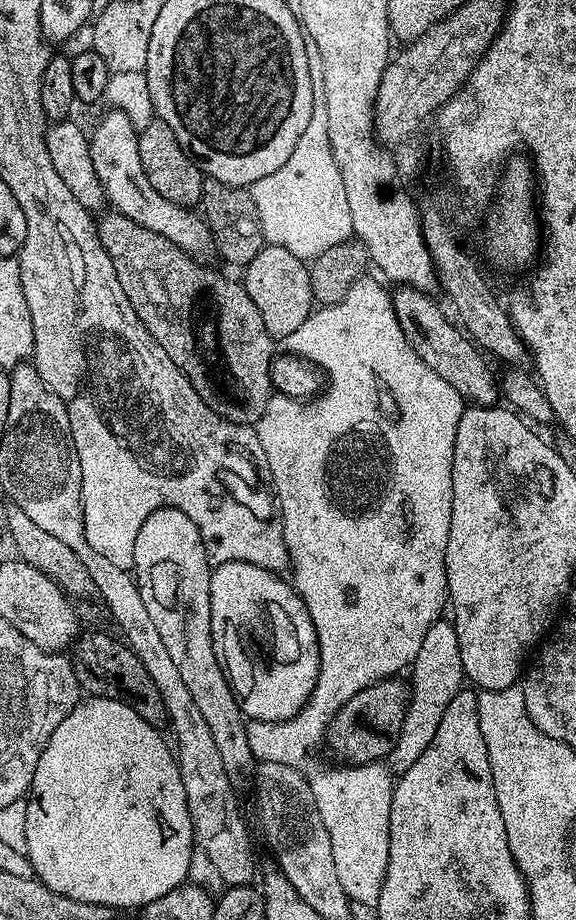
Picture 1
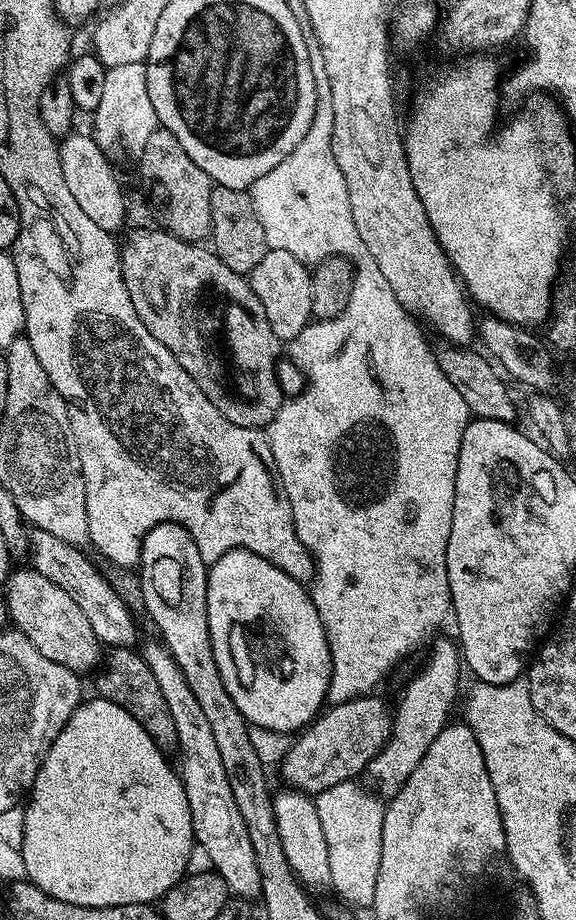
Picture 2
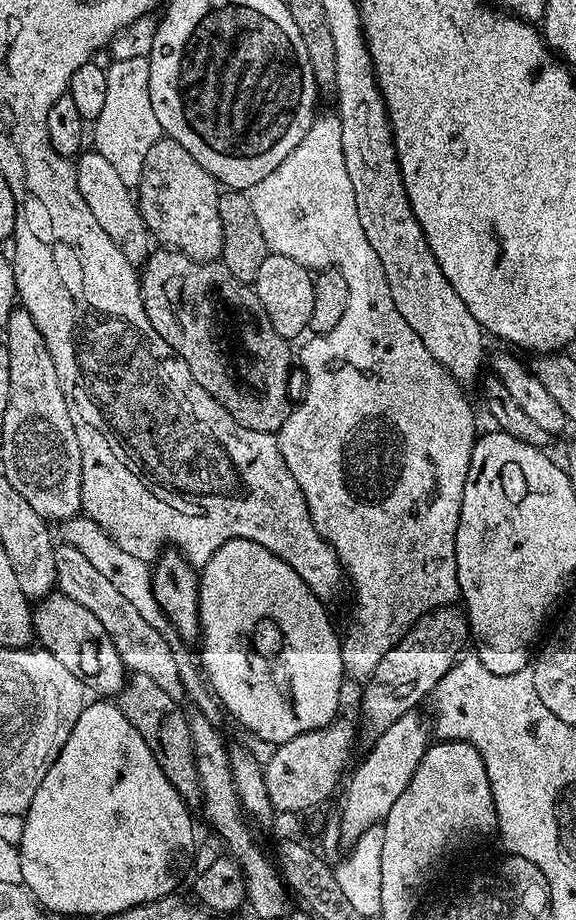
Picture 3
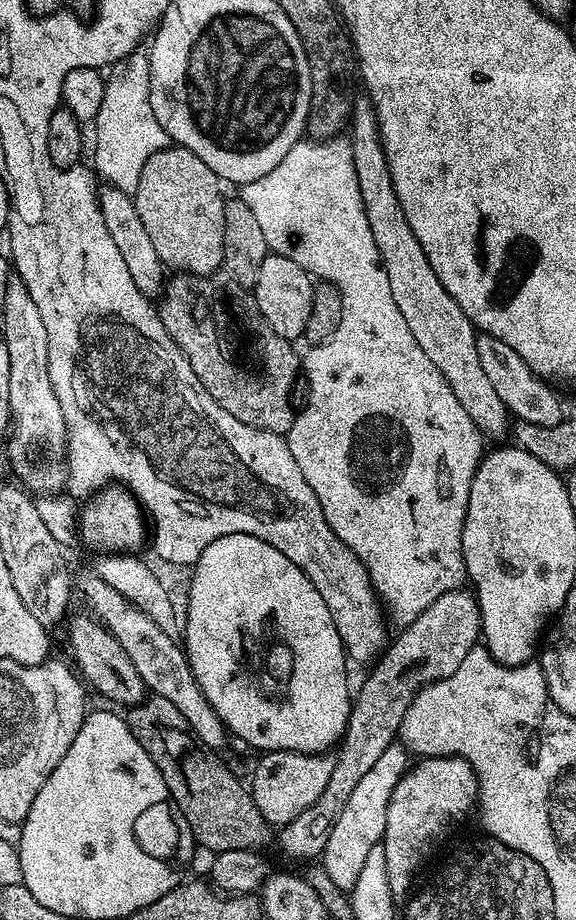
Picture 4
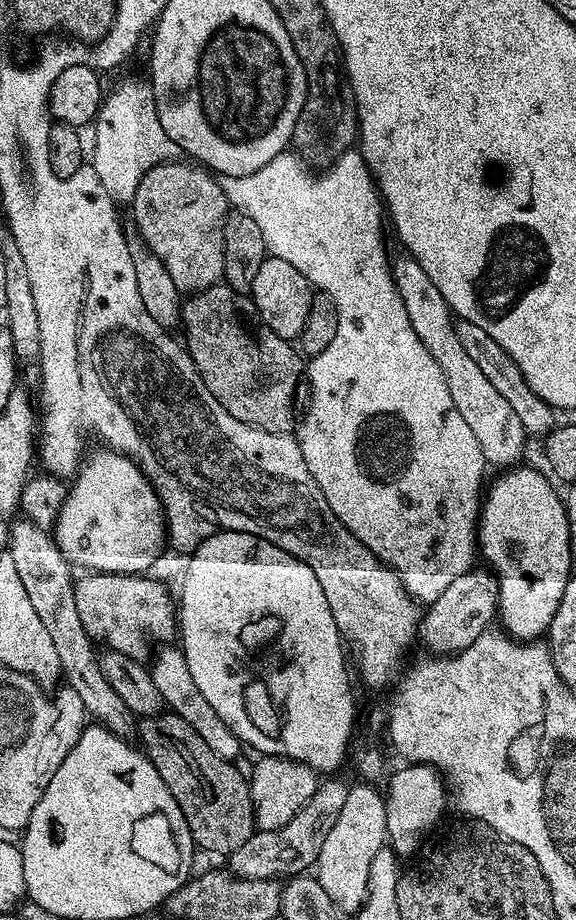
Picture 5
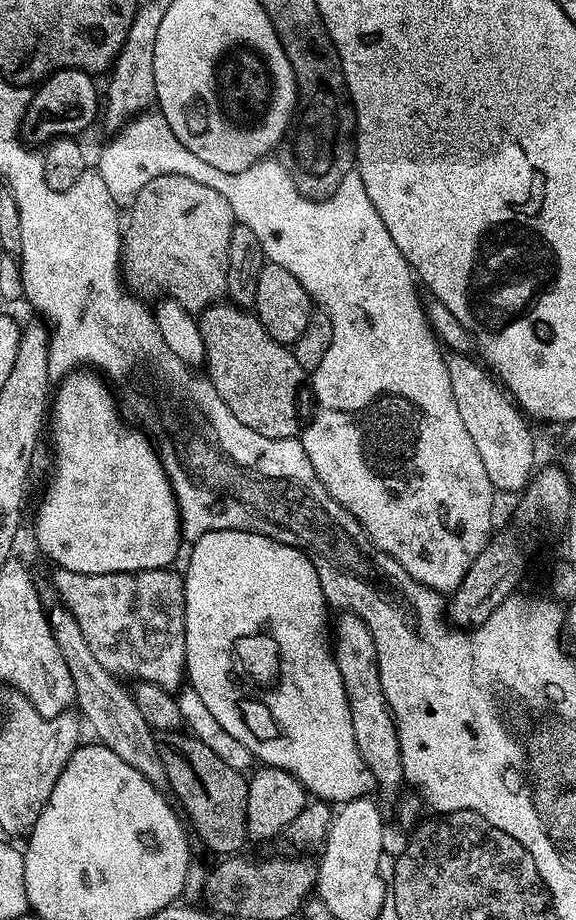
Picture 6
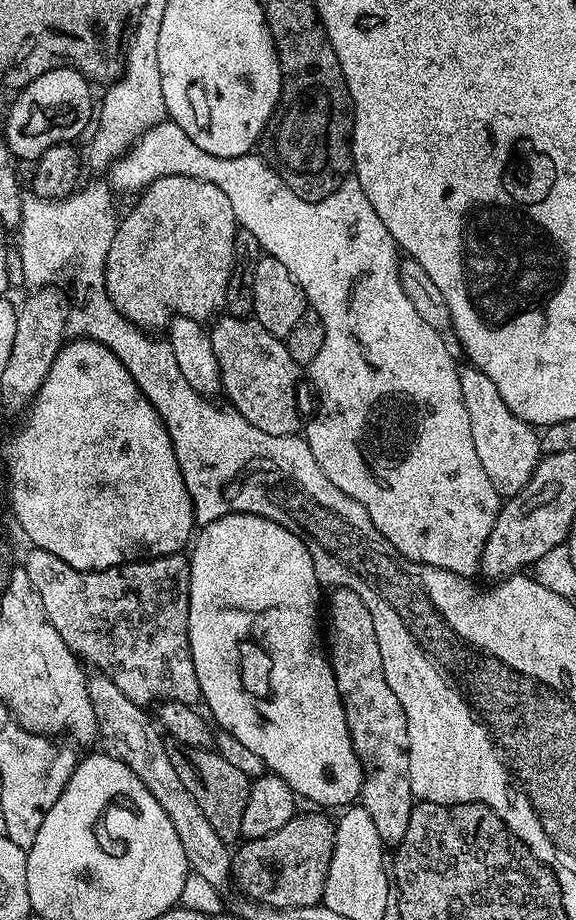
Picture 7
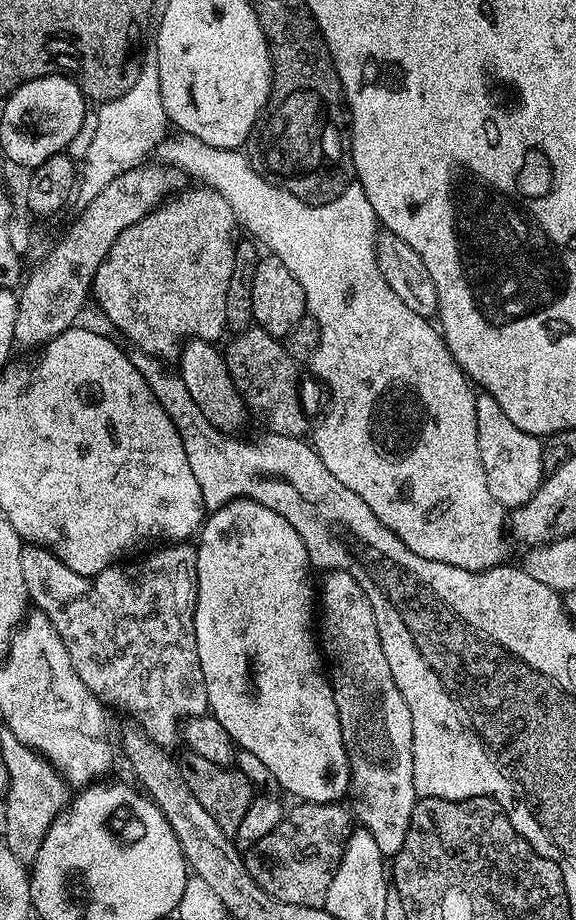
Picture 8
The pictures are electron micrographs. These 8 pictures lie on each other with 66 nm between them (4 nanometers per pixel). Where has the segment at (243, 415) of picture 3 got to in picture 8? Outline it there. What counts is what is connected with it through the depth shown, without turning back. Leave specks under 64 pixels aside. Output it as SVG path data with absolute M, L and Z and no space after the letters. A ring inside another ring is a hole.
M249 326L243 332L233 335L233 340L228 344L228 352L223 353L223 358L228 363L228 372L232 376L234 386L240 392L240 397L244 399L245 405L252 408L260 415L260 420L269 429L269 433L277 436L294 436L304 438L309 435L308 416L304 413L304 404L300 401L300 372L298 361L290 358L290 354L285 350L283 343L277 337L266 334L266 330L255 326Z

